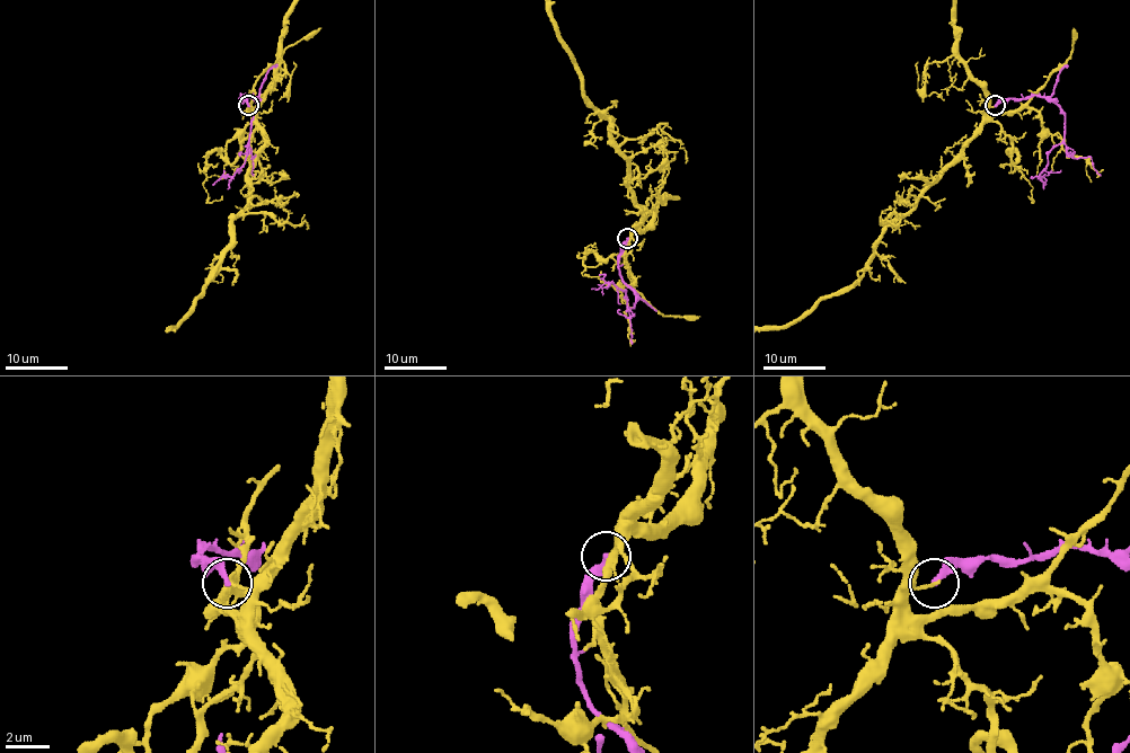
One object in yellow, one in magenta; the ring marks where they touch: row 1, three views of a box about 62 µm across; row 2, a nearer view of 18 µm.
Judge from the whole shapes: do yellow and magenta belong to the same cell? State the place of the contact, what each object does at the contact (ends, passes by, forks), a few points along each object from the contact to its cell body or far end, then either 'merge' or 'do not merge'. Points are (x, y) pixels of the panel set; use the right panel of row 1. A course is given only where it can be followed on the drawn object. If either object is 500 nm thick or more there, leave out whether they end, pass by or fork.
at (995, 105); yellow ends there; magenta ends there; yellow runs (996, 105), (960, 157), (886, 227), (849, 285), (824, 294), (786, 326); magenta runs (996, 105), (1044, 96), (1065, 116), (1065, 139), (1049, 153), (1047, 167), (1039, 177), (1045, 184); do not merge

